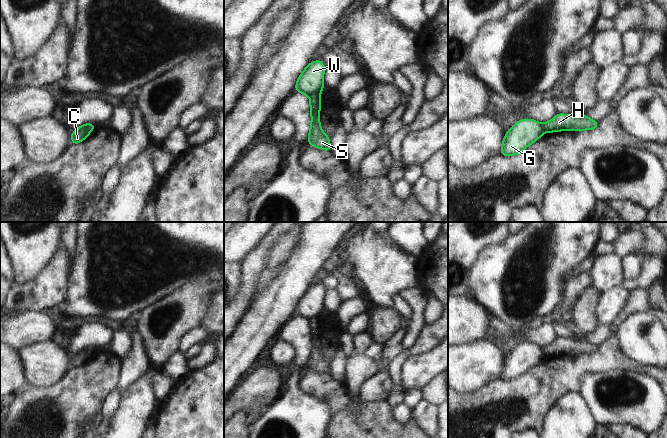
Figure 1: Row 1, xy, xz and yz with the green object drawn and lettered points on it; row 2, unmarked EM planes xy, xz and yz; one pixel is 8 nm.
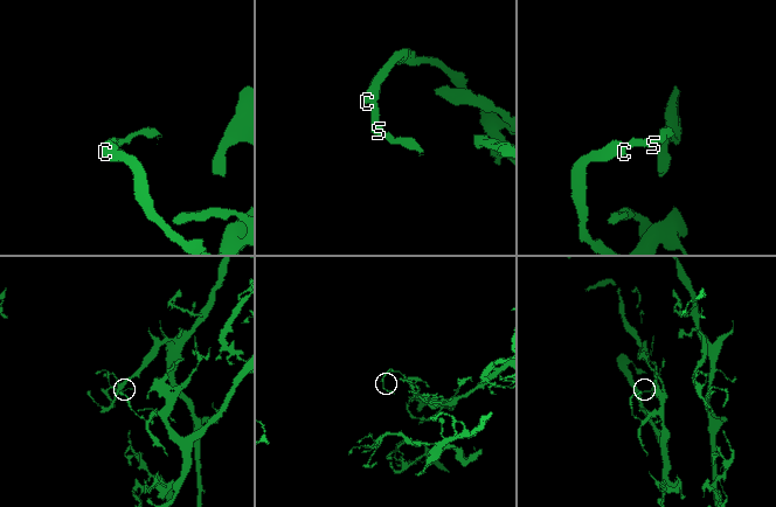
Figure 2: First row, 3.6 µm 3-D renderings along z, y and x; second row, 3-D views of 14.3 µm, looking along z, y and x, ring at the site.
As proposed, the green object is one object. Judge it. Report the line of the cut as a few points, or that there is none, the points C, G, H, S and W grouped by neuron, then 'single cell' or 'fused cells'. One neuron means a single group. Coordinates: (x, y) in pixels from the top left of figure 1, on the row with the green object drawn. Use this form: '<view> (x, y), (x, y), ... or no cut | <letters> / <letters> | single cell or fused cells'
xz (318, 92), (308, 95) | C G W / H S | fused cells

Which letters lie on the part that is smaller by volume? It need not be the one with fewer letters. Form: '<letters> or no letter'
H, S

